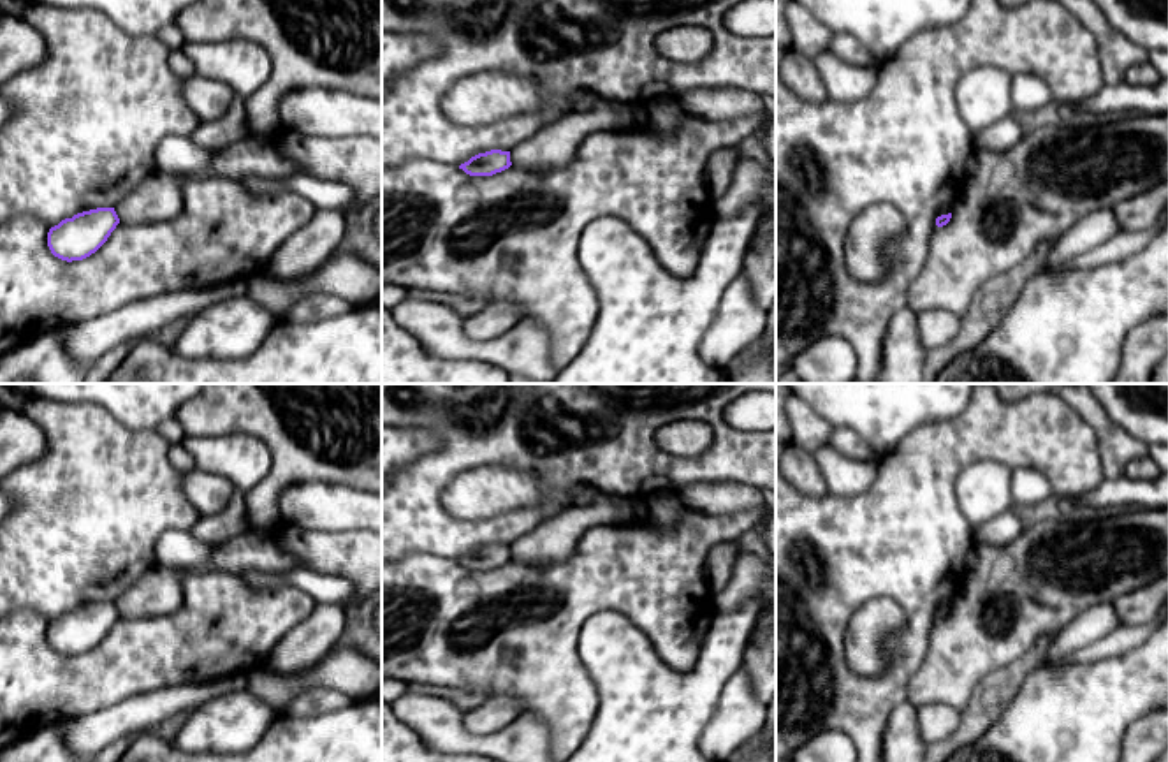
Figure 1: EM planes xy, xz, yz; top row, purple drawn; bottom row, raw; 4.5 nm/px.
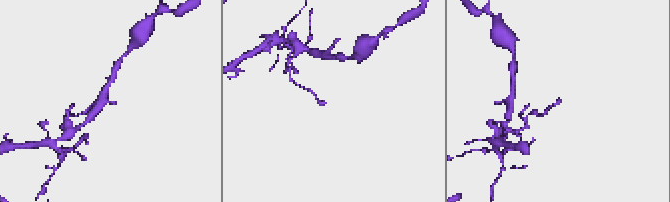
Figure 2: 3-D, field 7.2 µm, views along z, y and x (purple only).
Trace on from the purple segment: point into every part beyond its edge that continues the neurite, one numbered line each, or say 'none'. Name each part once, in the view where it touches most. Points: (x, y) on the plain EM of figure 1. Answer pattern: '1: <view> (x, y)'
none

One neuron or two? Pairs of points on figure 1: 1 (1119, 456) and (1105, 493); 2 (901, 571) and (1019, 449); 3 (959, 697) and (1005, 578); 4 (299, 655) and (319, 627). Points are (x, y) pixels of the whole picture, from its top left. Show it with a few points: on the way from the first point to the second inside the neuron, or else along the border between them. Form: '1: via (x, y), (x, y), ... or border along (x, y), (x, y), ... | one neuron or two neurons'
1: border along (1124, 474), (1107, 481) | two neurons
2: via (908, 527), (912, 504), (966, 449), (975, 449) | one neuron
3: via (959, 667), (961, 652), (977, 636), (978, 604) | one neuron
4: via (303, 648), (317, 634) | one neuron

